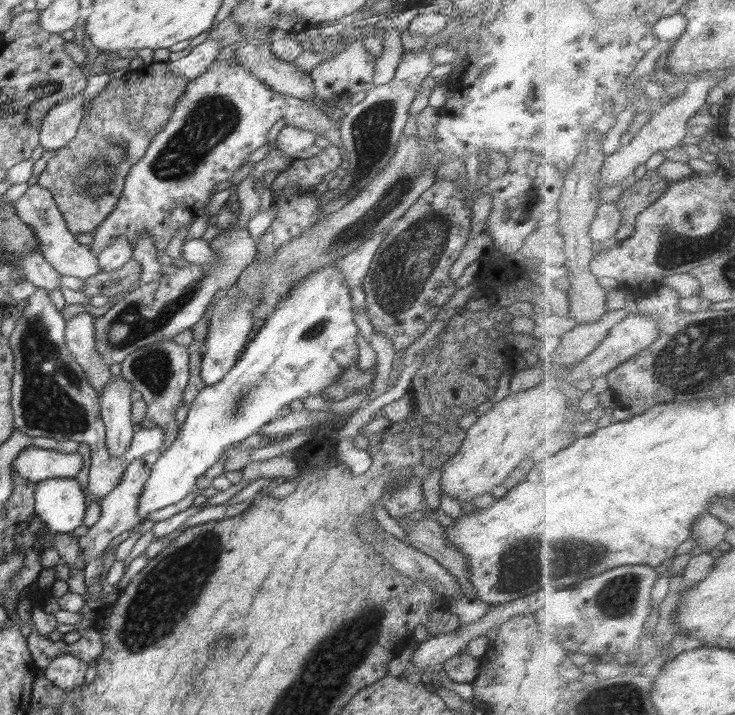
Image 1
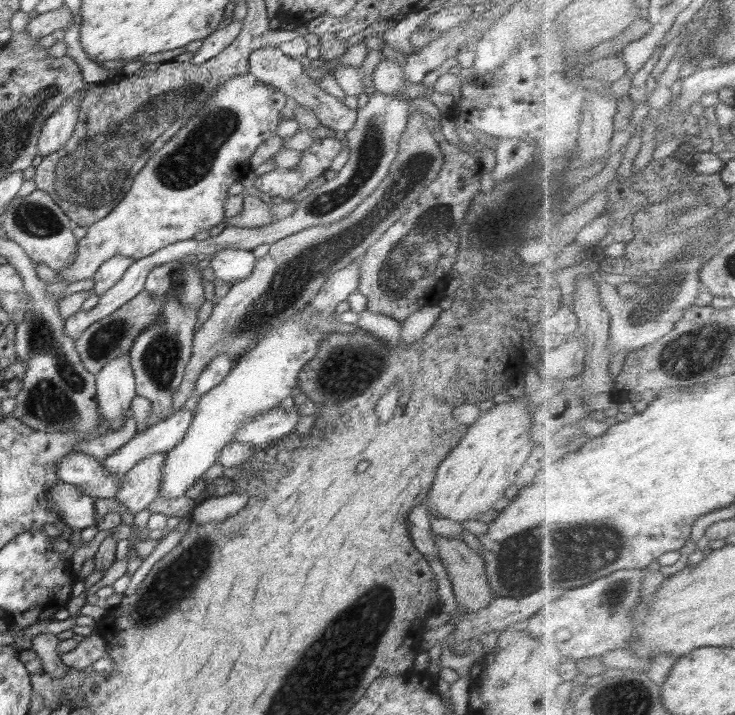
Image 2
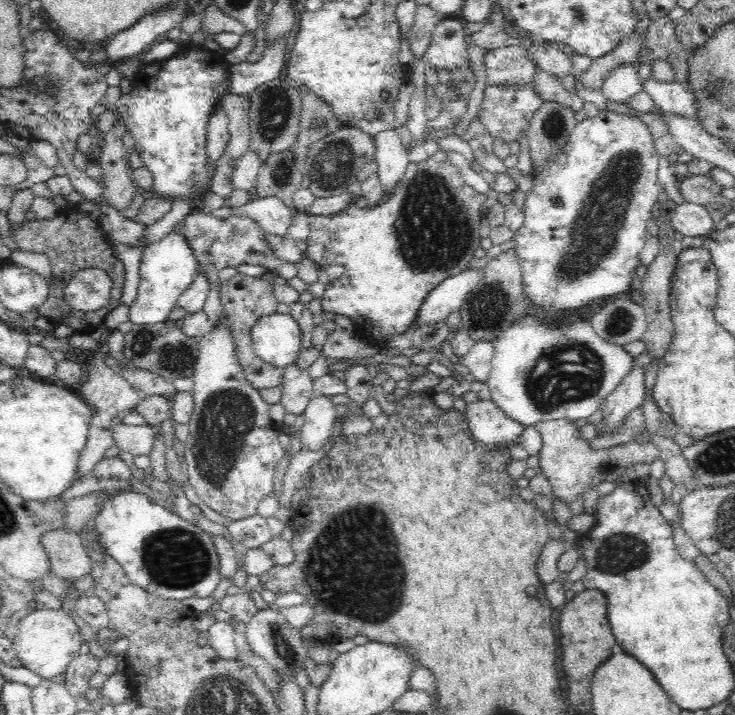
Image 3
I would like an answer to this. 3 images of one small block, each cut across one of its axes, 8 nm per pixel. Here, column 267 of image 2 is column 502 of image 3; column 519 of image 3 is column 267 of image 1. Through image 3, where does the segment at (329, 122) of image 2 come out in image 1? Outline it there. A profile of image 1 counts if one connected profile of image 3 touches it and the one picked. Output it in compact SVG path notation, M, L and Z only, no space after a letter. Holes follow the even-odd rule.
M251 41L238 48L234 55L238 63L276 92L302 101L312 102L315 98L314 81L309 73L276 57L270 43Z

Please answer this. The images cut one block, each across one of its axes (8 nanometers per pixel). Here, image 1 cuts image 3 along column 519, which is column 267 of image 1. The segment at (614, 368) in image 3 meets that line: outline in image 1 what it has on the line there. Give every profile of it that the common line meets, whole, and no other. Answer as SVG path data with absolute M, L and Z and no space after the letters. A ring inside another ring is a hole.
M330 264L314 274L308 274L296 288L290 288L288 298L278 302L274 314L264 320L264 325L254 339L246 345L238 362L226 373L217 384L200 390L192 404L184 423L180 424L178 437L170 447L162 450L158 460L152 466L152 472L143 486L138 500L138 517L146 520L150 512L160 510L170 504L176 504L187 494L196 490L196 480L210 466L216 464L224 450L240 443L245 438L257 434L262 426L280 417L282 407L292 400L308 396L321 395L330 384L333 384L346 367L357 362L359 329L355 323L354 304L350 296L350 286L344 284L338 264Z

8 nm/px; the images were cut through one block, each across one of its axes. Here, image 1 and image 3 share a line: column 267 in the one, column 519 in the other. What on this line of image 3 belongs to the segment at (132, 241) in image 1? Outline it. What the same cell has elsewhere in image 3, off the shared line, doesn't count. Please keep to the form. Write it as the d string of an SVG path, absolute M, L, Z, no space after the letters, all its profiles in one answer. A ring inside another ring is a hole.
M534 83L523 85L487 85L484 92L484 101L481 105L482 112L477 116L480 123L488 130L492 139L501 138L508 145L519 142L525 134L532 118L537 114L544 100L539 96Z

